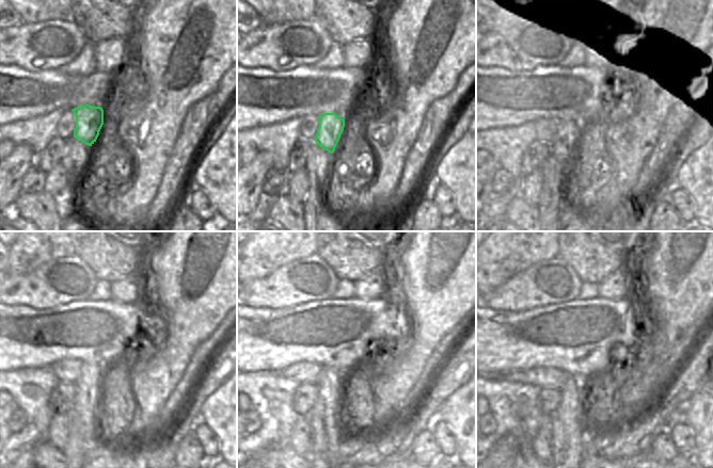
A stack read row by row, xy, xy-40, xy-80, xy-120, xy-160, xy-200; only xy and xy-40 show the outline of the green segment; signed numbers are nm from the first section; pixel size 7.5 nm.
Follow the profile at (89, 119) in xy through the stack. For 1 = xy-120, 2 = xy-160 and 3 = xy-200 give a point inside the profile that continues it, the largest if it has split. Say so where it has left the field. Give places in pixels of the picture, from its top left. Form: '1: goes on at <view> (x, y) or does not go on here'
1: goes on at xy-120 (88, 385)
2: goes on at xy-160 (323, 419)
3: goes on at xy-200 (569, 435)

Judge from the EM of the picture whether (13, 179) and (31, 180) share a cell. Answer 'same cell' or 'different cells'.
different cells

